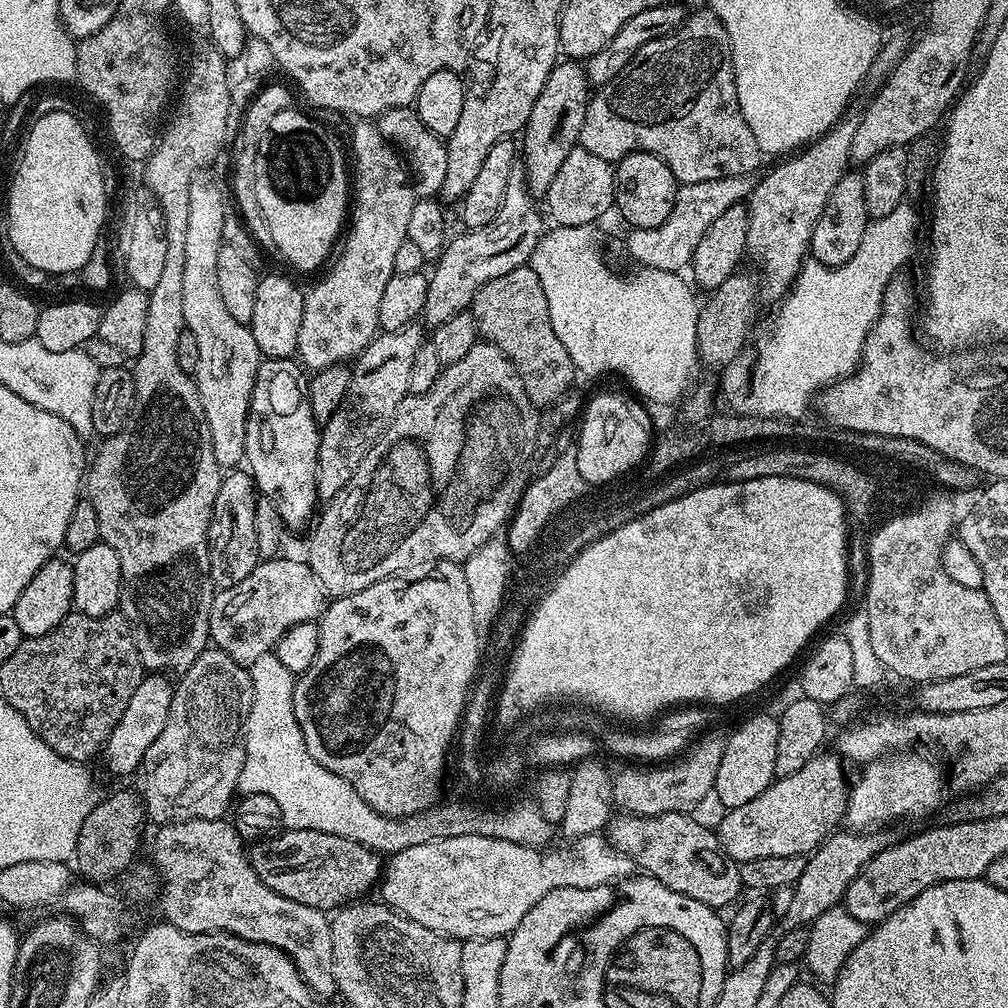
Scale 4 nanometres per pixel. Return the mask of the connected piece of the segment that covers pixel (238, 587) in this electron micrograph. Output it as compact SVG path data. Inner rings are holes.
M264 558L257 564L246 578L242 578L234 586L221 588L215 593L212 614L208 618L208 634L211 643L221 648L234 662L251 666L262 654L275 649L278 638L290 630L290 626L298 626L302 622L319 621L326 607L326 593L318 582L312 568L303 559L280 560L281 558Z

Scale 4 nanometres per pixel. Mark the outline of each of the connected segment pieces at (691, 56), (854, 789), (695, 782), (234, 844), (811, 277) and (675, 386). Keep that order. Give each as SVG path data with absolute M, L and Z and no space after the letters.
M711 10L703 11L693 16L691 13L678 30L662 38L654 38L654 42L646 42L646 46L630 58L630 62L611 82L599 85L591 93L586 122L582 122L579 147L609 162L626 158L626 154L631 152L649 152L670 166L680 184L752 176L755 173L755 168L762 161L762 153L738 106L730 38L720 19Z
M908 750L903 754L889 754L881 756L879 760L872 760L865 765L861 772L860 781L851 785L848 793L848 810L846 824L849 829L858 832L879 829L880 824L892 824L895 820L904 820L907 816L924 816L932 812L940 804L940 791L946 788L946 780L940 777L940 768L932 760L919 756L919 751Z
M704 734L683 755L655 766L624 766L612 777L612 799L621 813L657 816L667 812L691 813L716 787L718 765L722 763L725 737Z
M227 819L218 820L178 820L163 825L152 844L152 860L156 863L158 877L158 901L164 911L163 919L183 932L228 932L255 944L269 944L282 950L300 972L300 977L308 987L321 998L328 998L336 992L334 978L334 946L332 945L332 925L329 917L321 909L302 906L290 898L282 898L258 874L248 860L245 841L236 833L235 823Z
M910 204L894 206L886 218L869 219L862 233L862 246L850 262L831 268L805 259L791 288L783 293L784 301L772 320L768 337L756 352L752 377L747 380L736 366L723 373L724 400L733 413L799 421L811 404L813 407L817 394L859 368L864 343L882 310L886 286L916 248L920 216Z
M590 224L565 228L552 226L545 231L532 251L530 266L534 274L538 274L542 294L546 294L550 326L554 326L558 342L566 346L566 354L570 354L572 365L581 377L621 376L638 395L656 404L672 404L676 399L679 401L689 391L688 383L698 369L696 319L700 308L698 300L696 304L692 297L693 285L687 279L684 281L680 272L670 270L640 268L636 280L627 280L611 272L600 253L596 230Z

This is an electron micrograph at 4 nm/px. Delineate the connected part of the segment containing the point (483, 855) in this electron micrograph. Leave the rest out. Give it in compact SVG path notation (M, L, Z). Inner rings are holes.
M462 834L458 838L422 842L422 846L410 846L387 861L378 884L383 903L406 918L426 926L430 930L450 936L454 940L465 941L474 938L507 937L526 918L526 910L538 902L550 890L559 888L589 888L603 884L615 884L633 875L632 859L622 854L608 843L603 835L578 836L571 841L572 848L552 848L541 851L539 847L518 842L506 842L493 836Z

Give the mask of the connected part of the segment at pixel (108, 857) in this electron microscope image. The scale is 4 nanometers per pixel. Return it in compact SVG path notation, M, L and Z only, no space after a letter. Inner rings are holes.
M116 792L113 796L97 799L95 806L86 814L82 830L78 830L74 868L85 881L101 886L115 876L123 877L129 871L132 858L140 846L140 827L146 824L144 801L132 792Z

